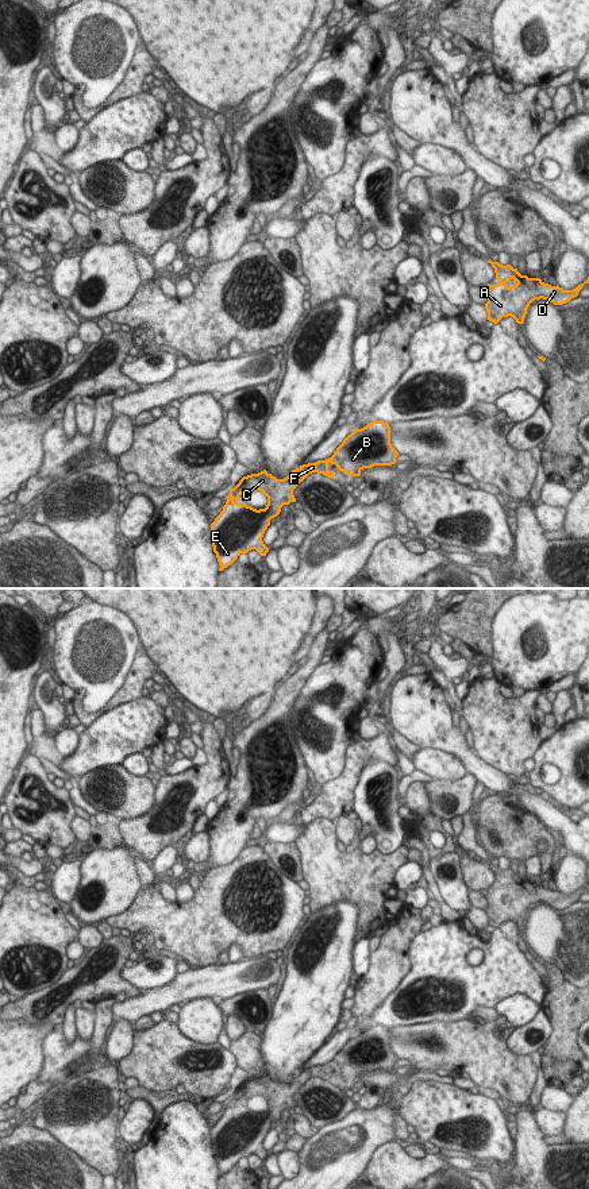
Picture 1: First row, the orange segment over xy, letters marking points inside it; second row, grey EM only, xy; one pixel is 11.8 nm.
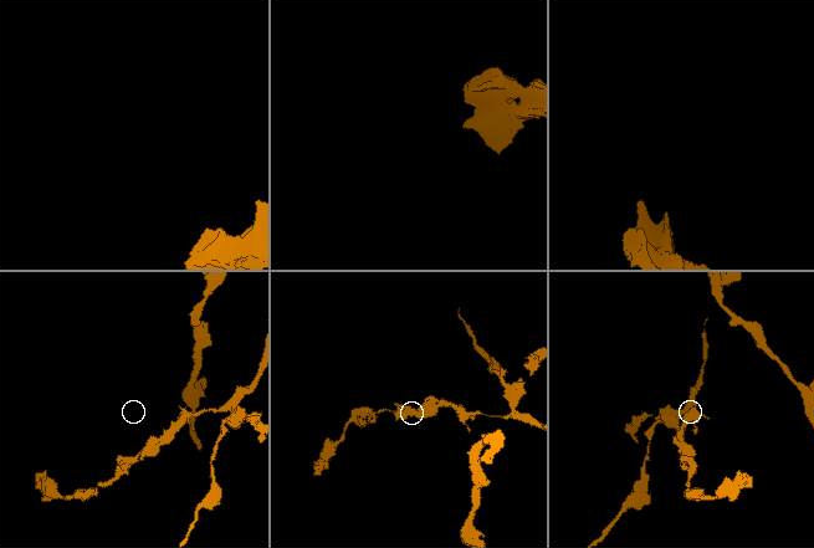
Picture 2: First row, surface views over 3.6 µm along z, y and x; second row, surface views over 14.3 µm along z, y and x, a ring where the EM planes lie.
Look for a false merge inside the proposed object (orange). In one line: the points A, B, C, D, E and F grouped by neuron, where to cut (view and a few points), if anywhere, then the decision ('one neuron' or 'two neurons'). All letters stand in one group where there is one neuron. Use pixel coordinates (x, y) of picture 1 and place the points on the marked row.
A B C D E F | no cut | one neuron

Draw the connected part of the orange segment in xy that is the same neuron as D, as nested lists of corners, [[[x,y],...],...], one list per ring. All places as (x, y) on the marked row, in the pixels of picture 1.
[[[488,260],[494,269],[497,285],[489,285],[485,296],[488,302],[485,309],[488,320],[497,324],[503,317],[513,317],[517,324],[524,323],[527,309],[535,300],[547,300],[554,305],[563,305],[571,298],[577,297],[580,290],[588,279],[573,290],[563,290],[562,287],[544,283],[540,278],[528,278],[521,275],[517,269],[511,265],[503,266],[498,262]]]

